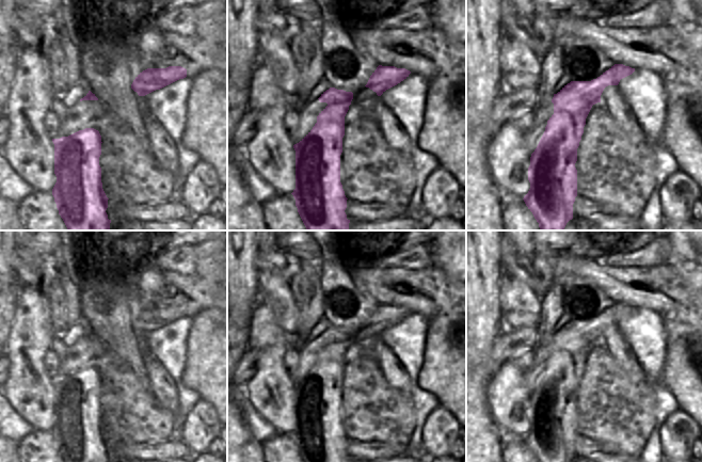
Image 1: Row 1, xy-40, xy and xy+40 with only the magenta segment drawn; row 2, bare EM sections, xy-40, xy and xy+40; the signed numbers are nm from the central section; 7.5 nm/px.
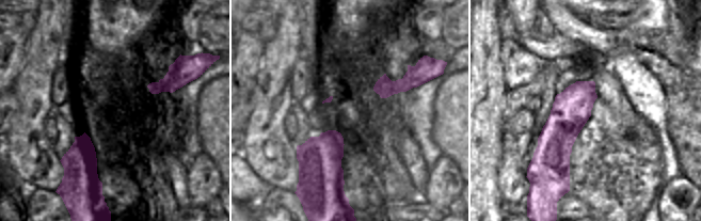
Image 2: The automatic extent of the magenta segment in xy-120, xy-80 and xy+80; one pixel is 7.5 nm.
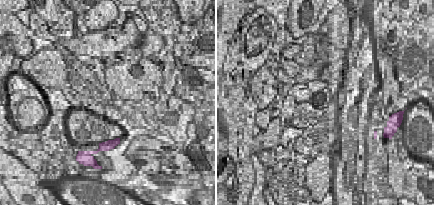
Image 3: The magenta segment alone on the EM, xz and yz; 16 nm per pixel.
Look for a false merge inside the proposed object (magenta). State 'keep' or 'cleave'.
cleave

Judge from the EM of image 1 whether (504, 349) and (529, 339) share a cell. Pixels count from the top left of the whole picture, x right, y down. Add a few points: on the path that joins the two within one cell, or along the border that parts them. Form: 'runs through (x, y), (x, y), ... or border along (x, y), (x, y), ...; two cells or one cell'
runs through (510, 343), (523, 339); one cell

